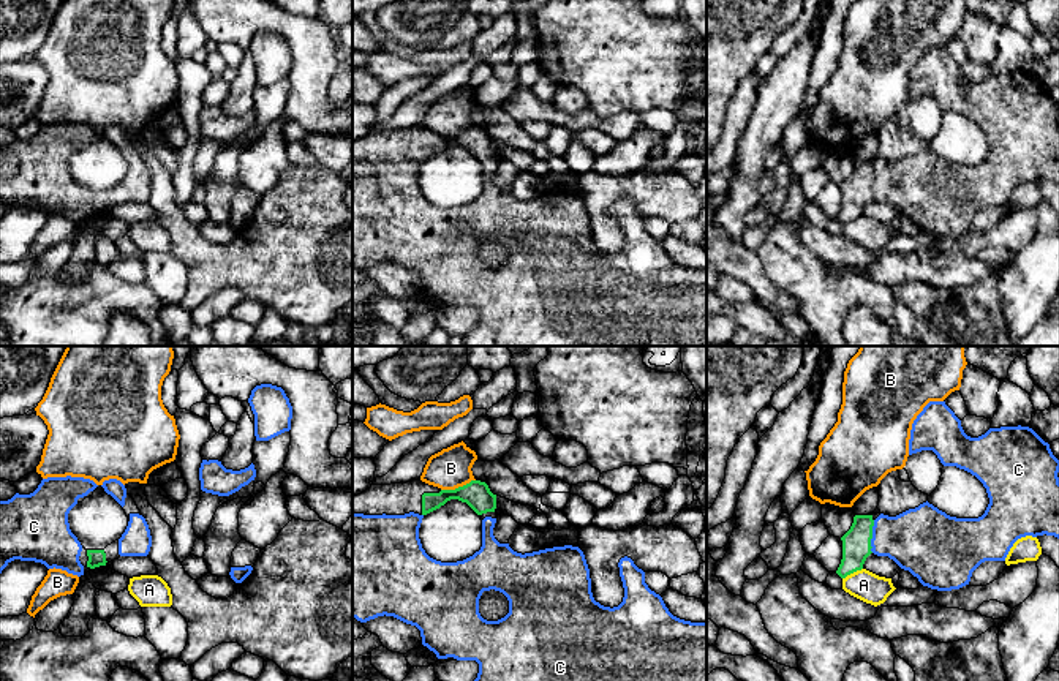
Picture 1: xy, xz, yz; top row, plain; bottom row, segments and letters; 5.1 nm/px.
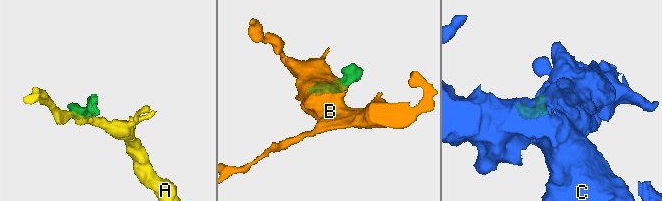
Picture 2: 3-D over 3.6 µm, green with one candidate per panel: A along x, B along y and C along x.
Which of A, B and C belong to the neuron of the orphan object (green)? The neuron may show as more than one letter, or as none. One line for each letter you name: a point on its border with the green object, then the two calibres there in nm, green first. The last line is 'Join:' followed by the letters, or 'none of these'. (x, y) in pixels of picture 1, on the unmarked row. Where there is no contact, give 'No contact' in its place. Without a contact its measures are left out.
C: Touches green at yz (871, 182). Thickness 140 nm (green) against 320 nm
Join: C

